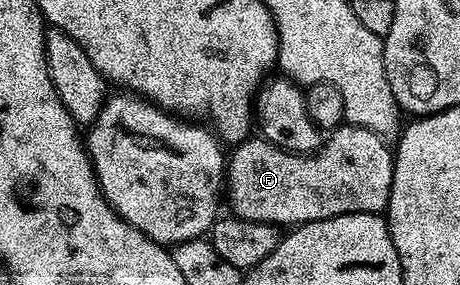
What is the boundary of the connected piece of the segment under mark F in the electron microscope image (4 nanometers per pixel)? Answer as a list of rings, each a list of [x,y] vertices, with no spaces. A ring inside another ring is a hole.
[[[341,124],[323,144],[314,153],[292,153],[284,148],[278,147],[276,144],[270,143],[261,136],[250,136],[242,143],[235,145],[228,156],[226,164],[226,198],[230,200],[229,208],[233,215],[239,217],[240,220],[262,222],[263,224],[275,224],[282,228],[293,228],[302,224],[309,224],[314,221],[322,221],[330,217],[338,217],[346,213],[383,213],[389,202],[390,190],[393,182],[393,162],[395,160],[393,151],[387,141],[381,139],[380,136],[374,134],[373,131],[366,130],[365,127],[356,125]]]

